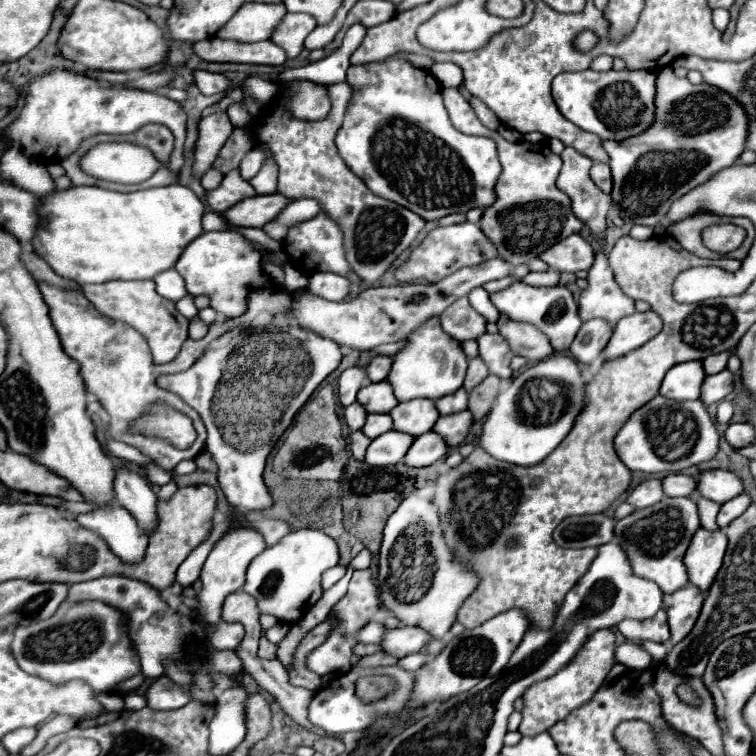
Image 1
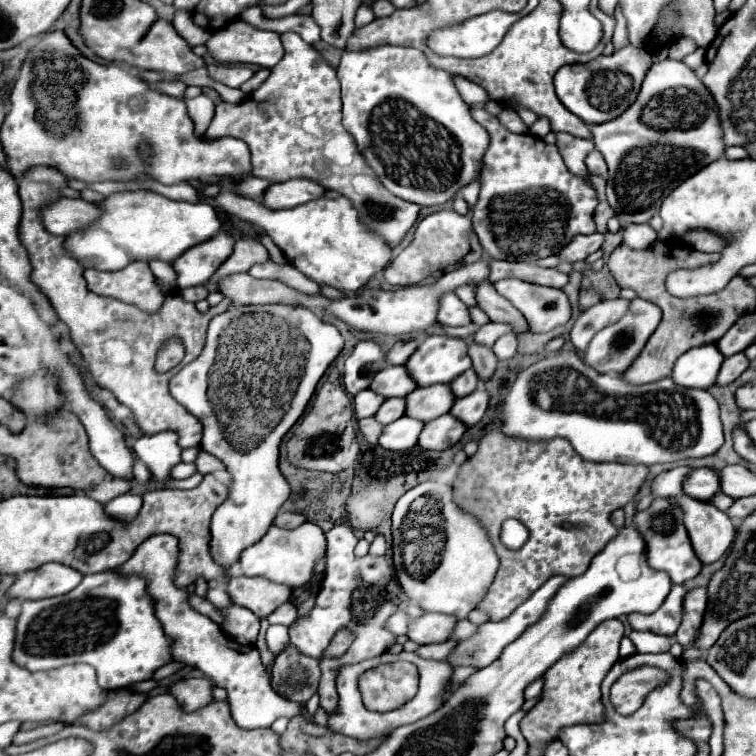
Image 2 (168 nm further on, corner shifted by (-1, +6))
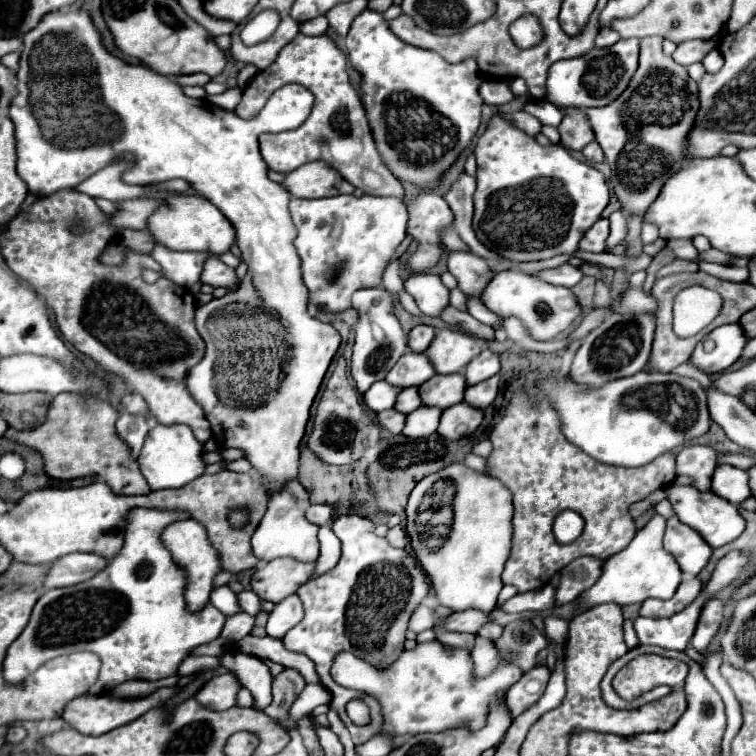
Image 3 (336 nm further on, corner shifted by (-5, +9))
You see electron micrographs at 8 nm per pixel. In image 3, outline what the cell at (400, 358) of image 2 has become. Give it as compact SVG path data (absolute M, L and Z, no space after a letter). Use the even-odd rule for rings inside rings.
M415 326L409 332L409 348L413 352L423 352L431 340L435 338L435 328L433 326Z

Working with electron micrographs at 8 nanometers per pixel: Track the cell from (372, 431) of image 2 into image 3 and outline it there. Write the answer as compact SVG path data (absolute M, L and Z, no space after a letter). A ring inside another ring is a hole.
M389 408L389 410L383 410L383 412L377 414L379 424L385 426L391 434L399 434L399 432L403 430L403 426L405 426L405 418L407 418L407 416L401 414L401 412L395 410L395 408Z

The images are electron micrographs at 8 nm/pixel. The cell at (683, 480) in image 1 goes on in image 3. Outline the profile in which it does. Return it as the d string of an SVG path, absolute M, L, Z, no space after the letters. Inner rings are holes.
M717 466L713 474L713 492L733 504L741 504L751 498L753 492L749 488L749 474L735 466Z

